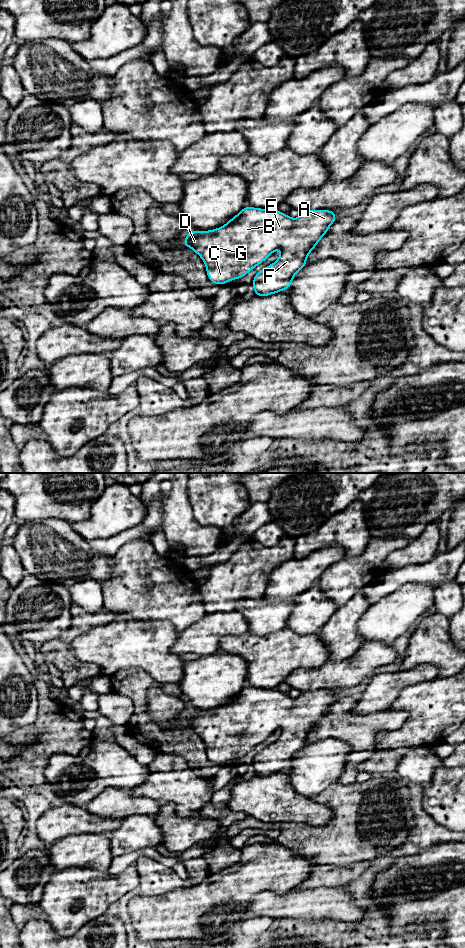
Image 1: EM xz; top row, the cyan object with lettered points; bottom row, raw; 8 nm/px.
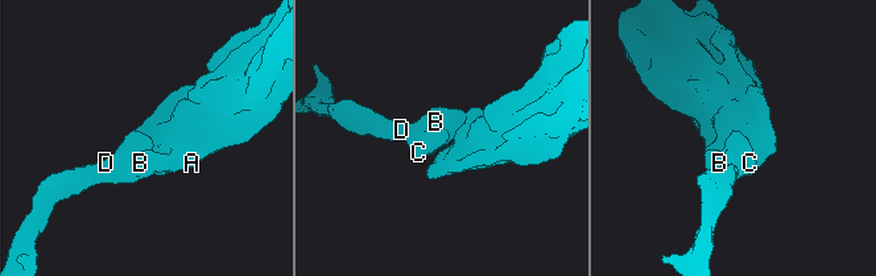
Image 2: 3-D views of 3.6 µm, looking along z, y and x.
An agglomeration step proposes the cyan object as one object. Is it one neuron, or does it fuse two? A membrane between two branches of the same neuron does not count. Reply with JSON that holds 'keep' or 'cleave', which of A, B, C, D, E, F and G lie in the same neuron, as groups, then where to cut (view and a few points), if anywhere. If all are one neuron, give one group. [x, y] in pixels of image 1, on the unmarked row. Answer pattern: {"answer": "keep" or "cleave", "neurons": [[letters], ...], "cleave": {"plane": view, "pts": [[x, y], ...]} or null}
{"answer": "keep", "neurons": [["A", "B", "C", "D", "E", "F", "G"]], "cleave": null}

